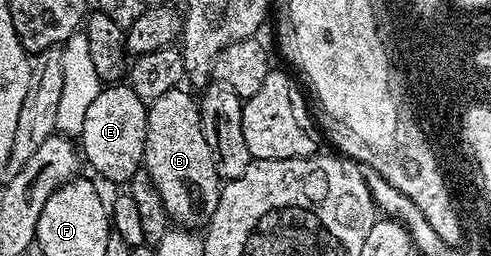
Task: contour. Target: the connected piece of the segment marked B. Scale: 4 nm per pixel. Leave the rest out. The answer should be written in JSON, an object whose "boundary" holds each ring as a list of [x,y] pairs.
{"boundary":[[[178,89],[171,93],[163,93],[163,97],[148,104],[147,110],[149,116],[143,170],[150,175],[151,181],[157,186],[163,205],[166,206],[169,218],[174,224],[185,229],[204,228],[219,205],[223,181],[217,176],[213,151],[207,145],[207,137],[201,128],[201,108],[198,100],[194,96],[192,99],[185,89]]]}

